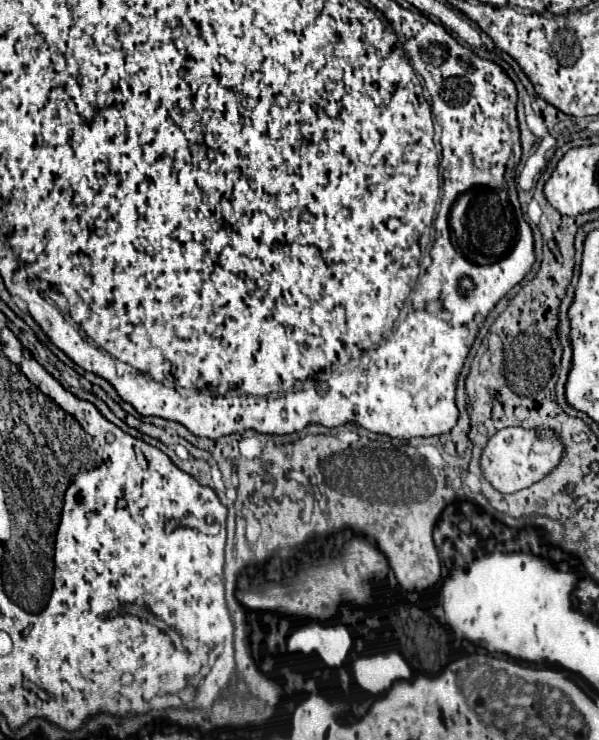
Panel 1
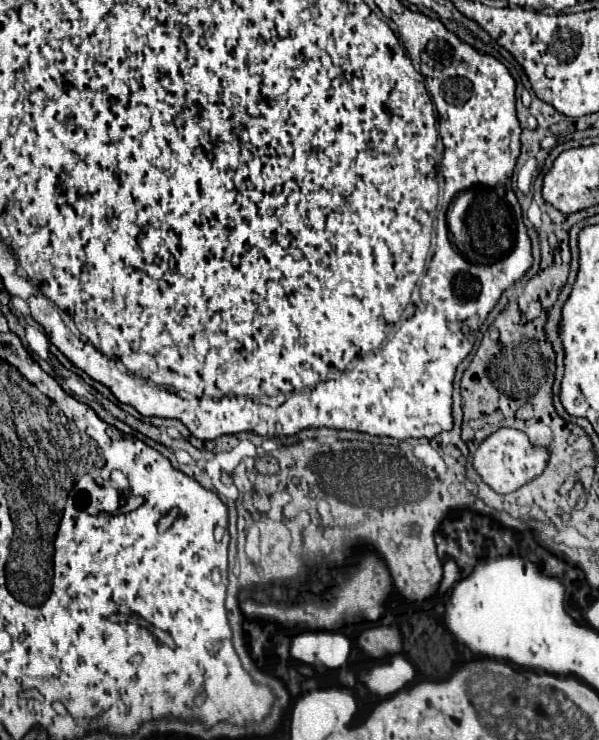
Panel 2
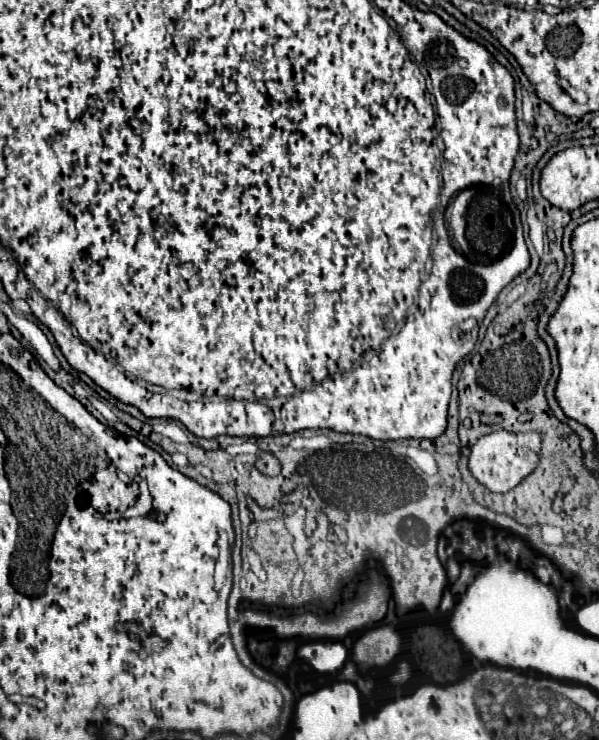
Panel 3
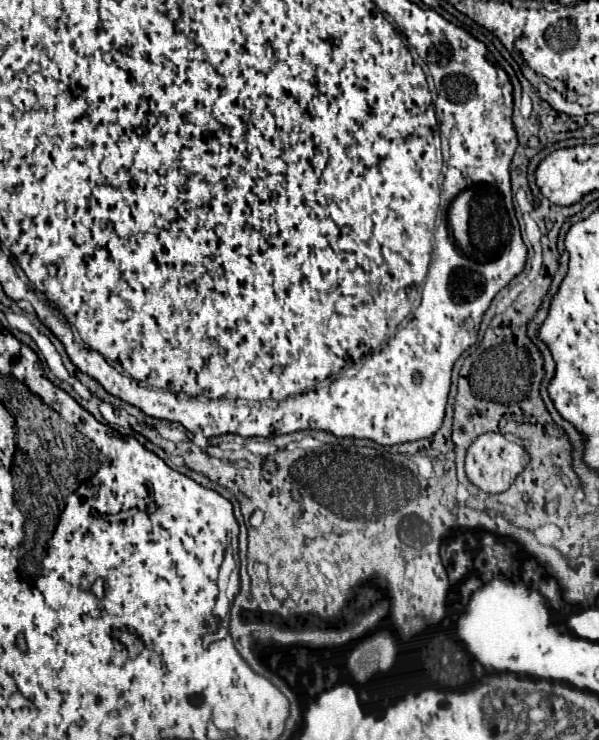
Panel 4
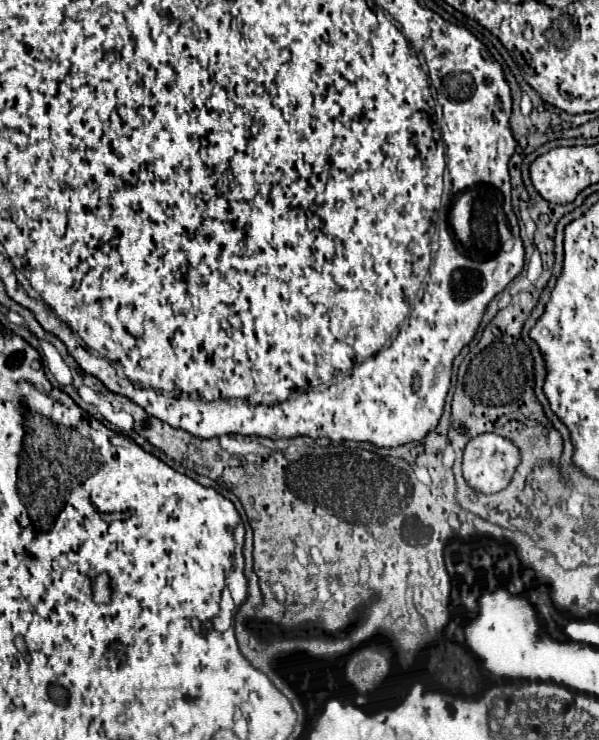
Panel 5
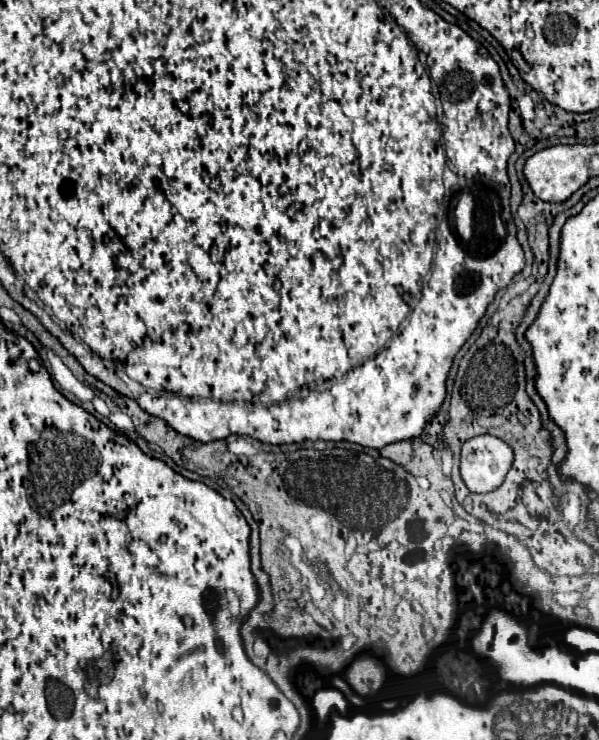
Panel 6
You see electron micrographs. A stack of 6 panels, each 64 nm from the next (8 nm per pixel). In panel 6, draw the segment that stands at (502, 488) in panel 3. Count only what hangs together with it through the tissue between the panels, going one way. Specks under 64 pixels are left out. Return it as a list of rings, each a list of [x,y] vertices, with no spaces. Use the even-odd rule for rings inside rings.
[[[492,434],[470,438],[462,446],[462,480],[470,492],[492,492],[504,482],[512,460],[514,452],[504,440]]]

